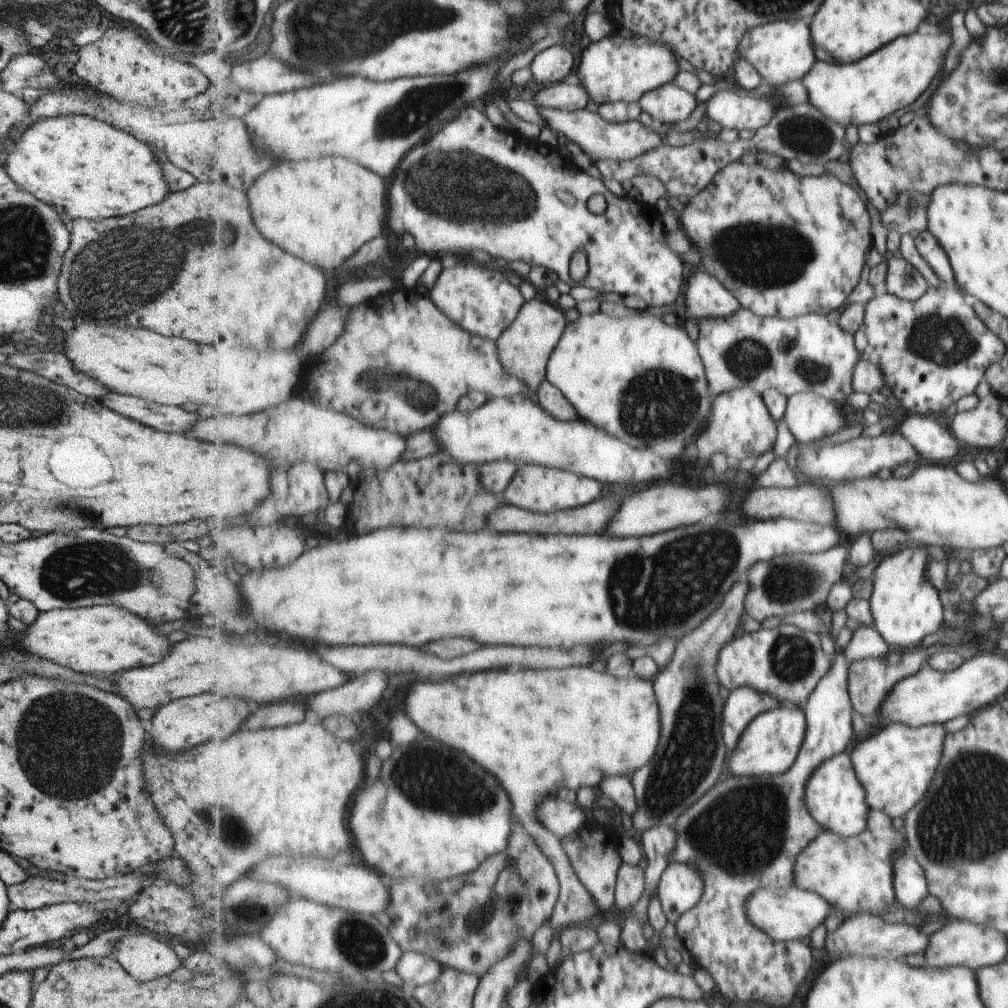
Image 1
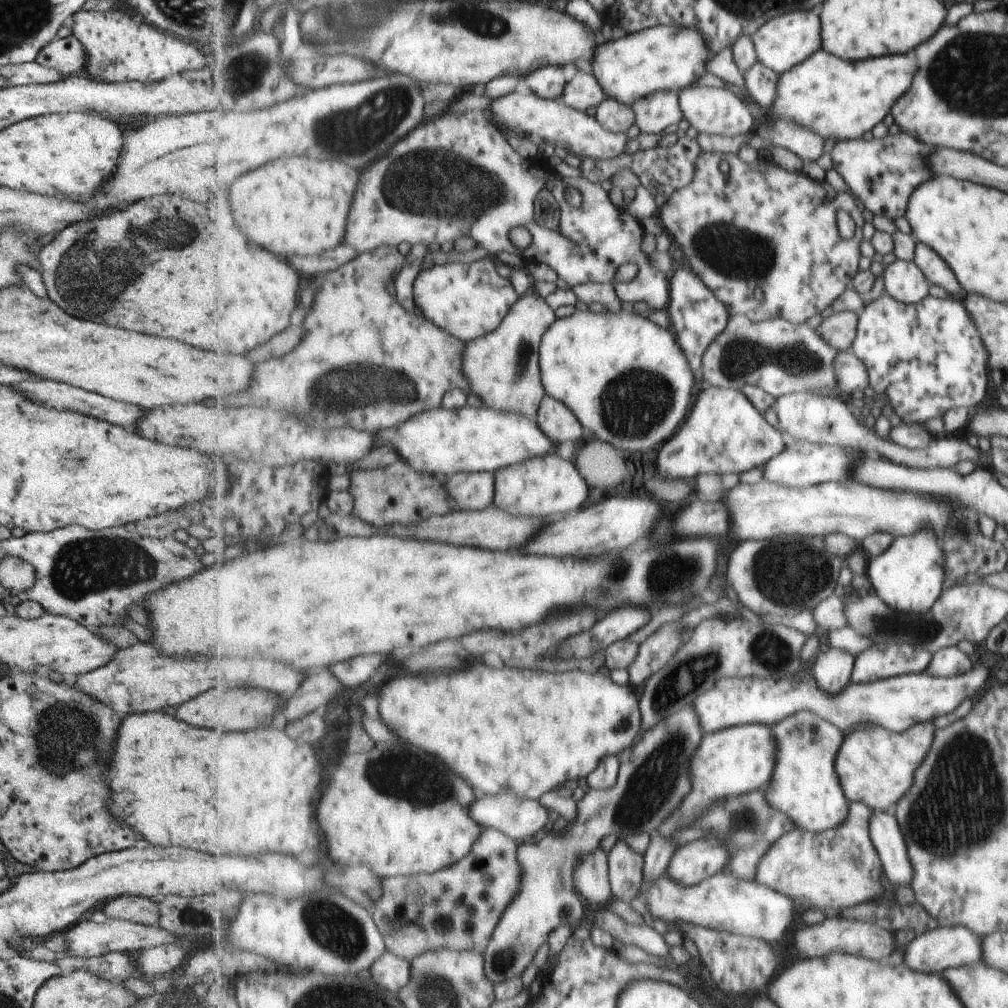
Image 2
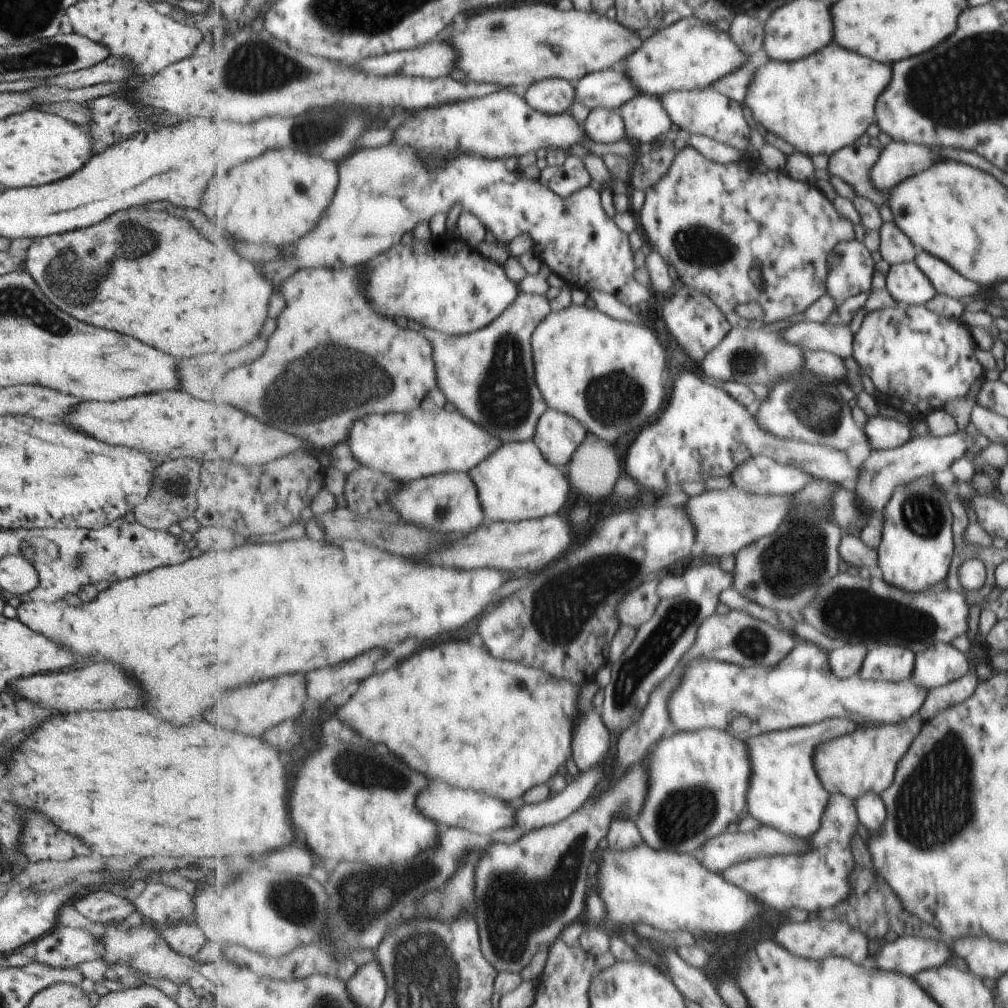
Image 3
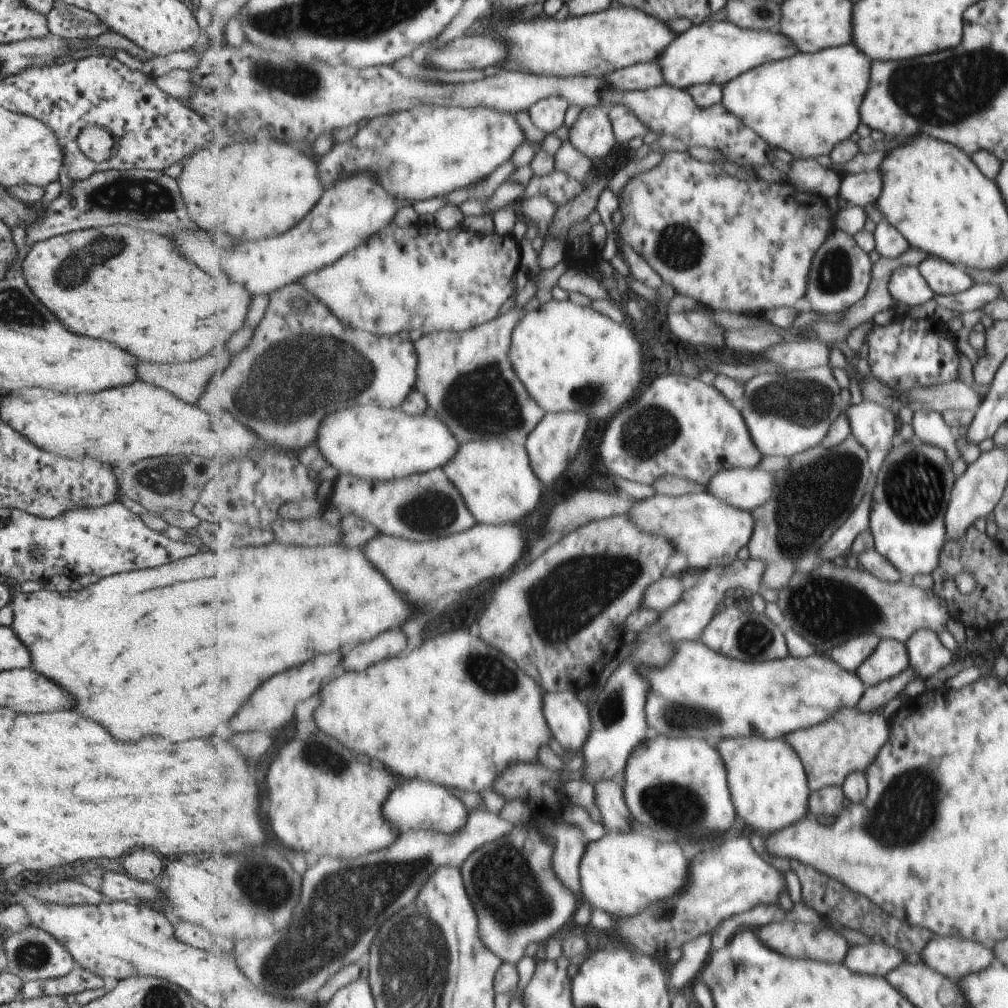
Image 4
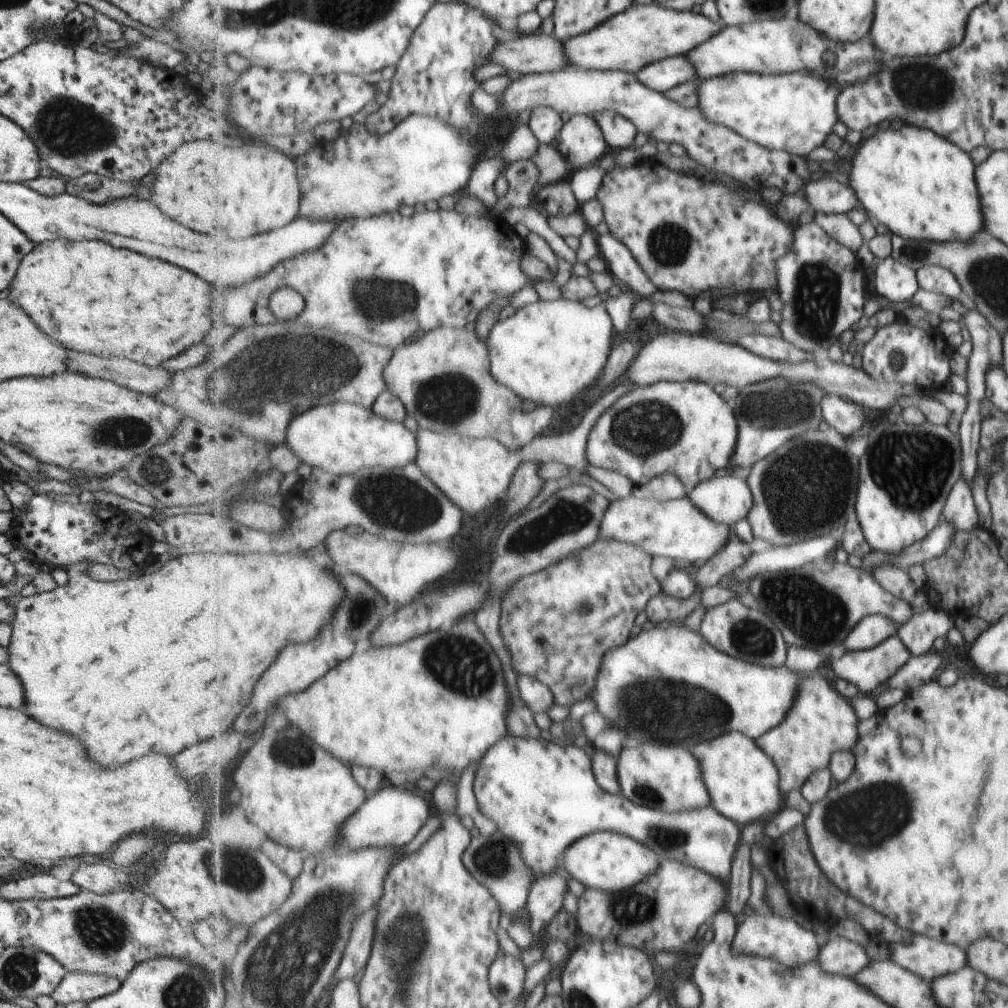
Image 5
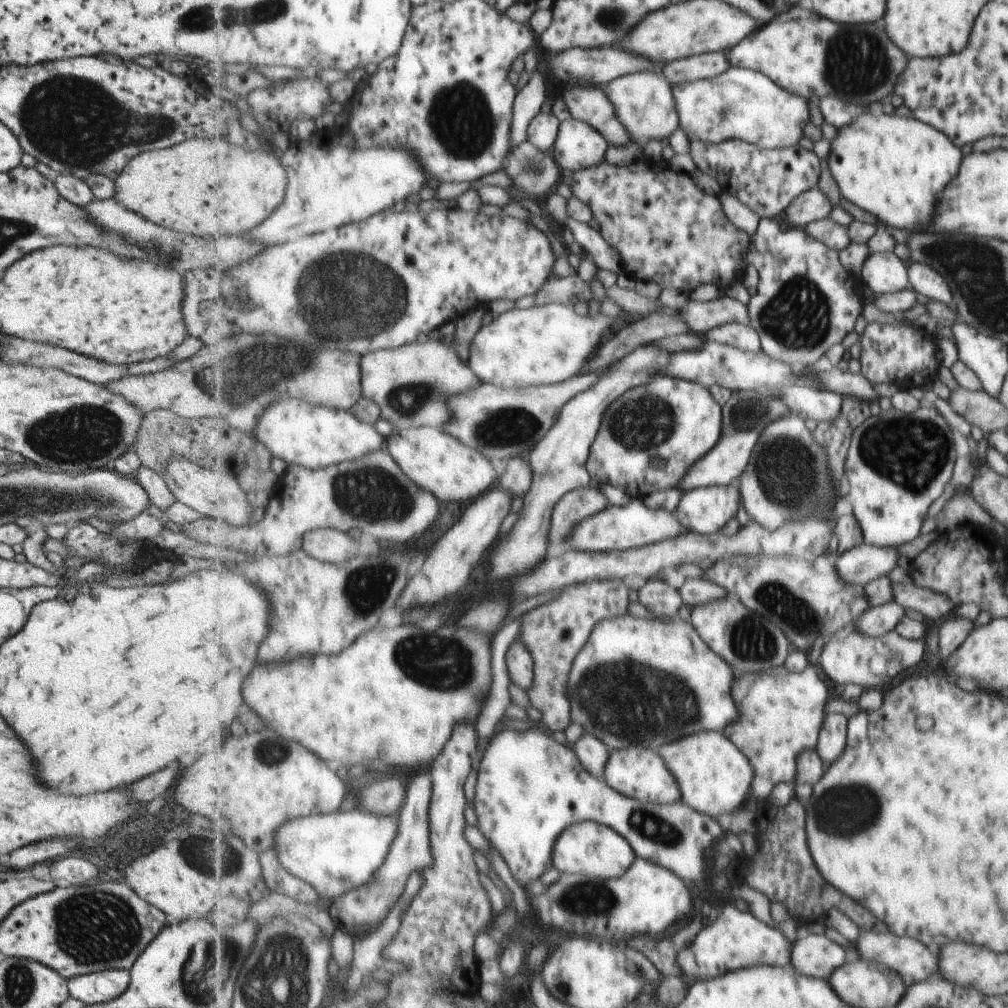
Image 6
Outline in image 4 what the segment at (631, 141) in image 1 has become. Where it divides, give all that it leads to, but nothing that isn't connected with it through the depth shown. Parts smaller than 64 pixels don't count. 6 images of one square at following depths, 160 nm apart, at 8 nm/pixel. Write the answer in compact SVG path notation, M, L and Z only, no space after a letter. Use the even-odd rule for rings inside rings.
M419 103L409 110L369 120L355 138L337 144L333 148L333 154L325 154L317 166L324 188L331 188L337 180L349 174L373 172L391 196L399 200L411 200L413 203L451 194L459 188L467 188L481 181L485 176L489 176L490 172L495 172L497 166L501 166L505 160L511 160L523 141L527 140L515 120L515 114L492 108L446 107Z

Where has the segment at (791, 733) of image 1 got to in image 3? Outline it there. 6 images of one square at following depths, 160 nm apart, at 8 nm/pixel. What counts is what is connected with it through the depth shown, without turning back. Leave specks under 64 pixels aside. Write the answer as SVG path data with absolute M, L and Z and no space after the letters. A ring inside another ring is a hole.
M719 729L677 732L656 743L646 758L650 785L636 822L645 842L658 849L693 854L704 848L710 839L735 829L741 814L747 810L748 788L752 779L751 760L745 741Z

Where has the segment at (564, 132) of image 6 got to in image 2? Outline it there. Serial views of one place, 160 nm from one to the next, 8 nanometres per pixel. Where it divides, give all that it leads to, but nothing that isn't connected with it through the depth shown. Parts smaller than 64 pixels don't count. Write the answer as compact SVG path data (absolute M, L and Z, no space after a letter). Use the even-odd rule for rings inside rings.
M605 99L596 108L595 117L607 130L616 133L626 133L636 124L636 111L620 99Z

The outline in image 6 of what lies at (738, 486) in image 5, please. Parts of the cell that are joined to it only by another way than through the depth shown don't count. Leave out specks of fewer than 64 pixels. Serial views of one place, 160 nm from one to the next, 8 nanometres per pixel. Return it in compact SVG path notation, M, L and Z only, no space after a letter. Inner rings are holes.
M727 486L705 487L687 491L682 494L676 515L681 524L691 533L702 535L714 535L723 530L724 526L737 516L739 510L739 496L742 499L740 489Z

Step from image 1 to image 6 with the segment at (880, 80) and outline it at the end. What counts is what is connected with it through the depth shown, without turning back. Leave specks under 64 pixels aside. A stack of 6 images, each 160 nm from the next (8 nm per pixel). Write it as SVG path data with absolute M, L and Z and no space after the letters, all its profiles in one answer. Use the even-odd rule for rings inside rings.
M741 66L733 67L716 77L673 83L672 89L679 113L680 129L689 139L699 139L710 145L719 145L720 142L735 138L759 145L762 149L797 145L801 136L804 136L804 126L809 122L809 102L816 102L816 99L806 99L785 90L761 71Z

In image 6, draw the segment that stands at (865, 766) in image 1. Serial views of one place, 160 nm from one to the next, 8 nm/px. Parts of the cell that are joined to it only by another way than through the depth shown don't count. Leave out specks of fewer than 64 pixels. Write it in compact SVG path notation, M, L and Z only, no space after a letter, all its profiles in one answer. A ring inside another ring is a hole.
M786 665L775 667L769 670L759 671L759 672L747 672L736 676L736 681L732 686L732 697L734 698L734 702L740 708L740 719L738 721L734 721L732 725L729 725L726 730L721 732L725 732L725 736L731 739L731 742L747 756L747 760L751 762L751 766L754 768L754 781L751 784L751 794L757 796L759 798L760 804L757 808L758 811L762 811L765 806L768 806L768 796L769 792L773 790L773 786L775 784L779 784L779 782L783 782L785 784L792 784L793 786L797 784L796 778L798 777L798 754L802 750L807 749L817 749L818 748L818 740L820 737L821 727L824 725L824 718L827 712L825 712L825 706L827 706L827 702L829 702L829 686L819 678L819 672L815 670L815 666L809 665L807 670L802 673L794 673L790 671Z

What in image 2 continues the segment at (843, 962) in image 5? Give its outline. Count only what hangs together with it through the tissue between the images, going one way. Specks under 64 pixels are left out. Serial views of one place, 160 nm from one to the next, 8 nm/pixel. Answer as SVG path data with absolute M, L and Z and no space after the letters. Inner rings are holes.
M961 926L936 927L929 931L919 931L903 950L902 964L912 971L925 974L939 974L953 967L973 964L981 958L980 938Z

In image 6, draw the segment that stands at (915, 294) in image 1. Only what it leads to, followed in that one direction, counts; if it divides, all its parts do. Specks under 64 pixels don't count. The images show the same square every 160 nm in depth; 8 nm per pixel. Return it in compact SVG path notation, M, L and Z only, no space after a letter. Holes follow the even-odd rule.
M871 252L864 261L858 280L873 294L891 294L909 288L908 269L892 252Z

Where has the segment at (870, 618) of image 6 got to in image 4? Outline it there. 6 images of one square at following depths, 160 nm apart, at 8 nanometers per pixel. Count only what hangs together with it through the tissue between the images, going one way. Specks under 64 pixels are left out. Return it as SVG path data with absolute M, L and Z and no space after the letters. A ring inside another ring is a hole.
M863 634L838 648L834 648L830 656L844 670L856 673L863 662L872 657L879 642L880 638L877 634Z

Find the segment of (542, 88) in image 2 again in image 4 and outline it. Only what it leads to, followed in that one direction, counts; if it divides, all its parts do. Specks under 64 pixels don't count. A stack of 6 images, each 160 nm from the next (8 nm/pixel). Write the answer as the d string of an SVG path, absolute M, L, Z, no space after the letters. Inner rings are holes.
M550 96L534 104L529 110L529 115L534 125L543 132L554 133L555 130L563 128L569 105L563 97Z

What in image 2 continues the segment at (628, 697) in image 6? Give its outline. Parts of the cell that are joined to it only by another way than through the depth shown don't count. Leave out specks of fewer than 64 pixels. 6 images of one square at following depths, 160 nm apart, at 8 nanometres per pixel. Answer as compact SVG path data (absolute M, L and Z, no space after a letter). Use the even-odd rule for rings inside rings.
M814 632L814 634L808 636L807 642L803 645L801 658L804 667L799 676L787 675L785 678L781 678L779 682L772 678L761 677L720 678L714 682L714 685L709 690L700 695L695 695L693 706L695 706L695 712L704 734L716 733L721 729L743 725L762 724L773 726L779 724L783 718L793 716L793 714L800 713L801 711L814 712L820 715L821 718L832 722L841 730L851 730L855 726L877 725L898 733L918 722L931 721L935 716L951 712L964 698L969 697L972 700L974 698L972 697L973 694L977 694L979 690L985 690L981 689L981 686L986 684L987 678L989 678L985 667L979 666L970 668L966 673L955 677L933 677L923 672L896 675L895 677L887 677L875 682L856 683L852 680L846 686L846 689L833 694L820 687L813 670L817 657L821 654L821 642L819 642L819 639L820 632Z

